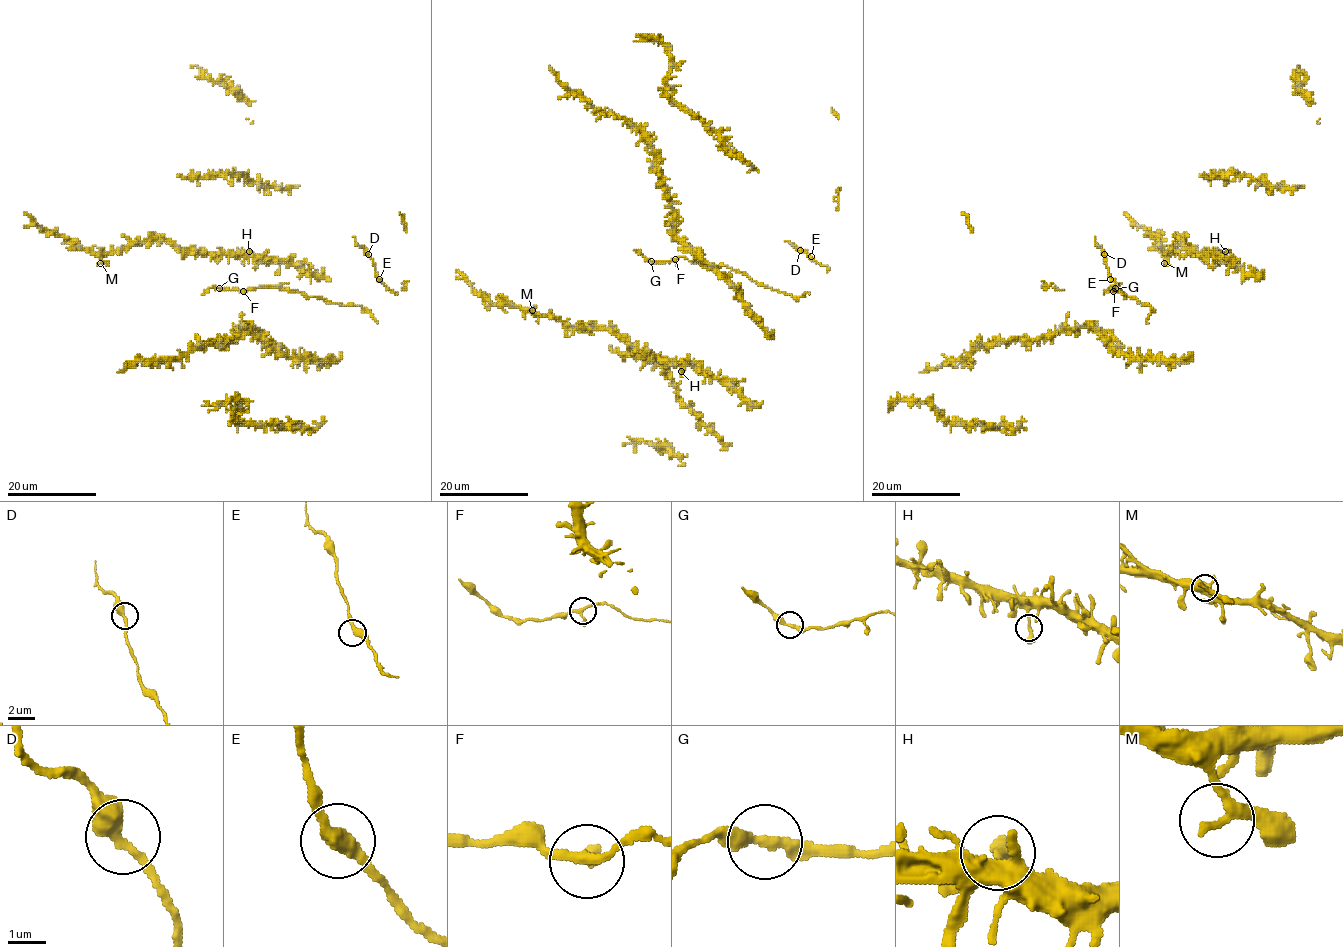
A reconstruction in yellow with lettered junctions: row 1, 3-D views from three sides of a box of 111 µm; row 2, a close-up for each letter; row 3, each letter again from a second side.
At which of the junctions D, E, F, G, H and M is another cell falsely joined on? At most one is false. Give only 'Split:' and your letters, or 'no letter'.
Split: no letter

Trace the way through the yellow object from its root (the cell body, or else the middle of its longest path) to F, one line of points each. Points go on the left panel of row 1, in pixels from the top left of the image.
F: (229, 289), (243, 291)

